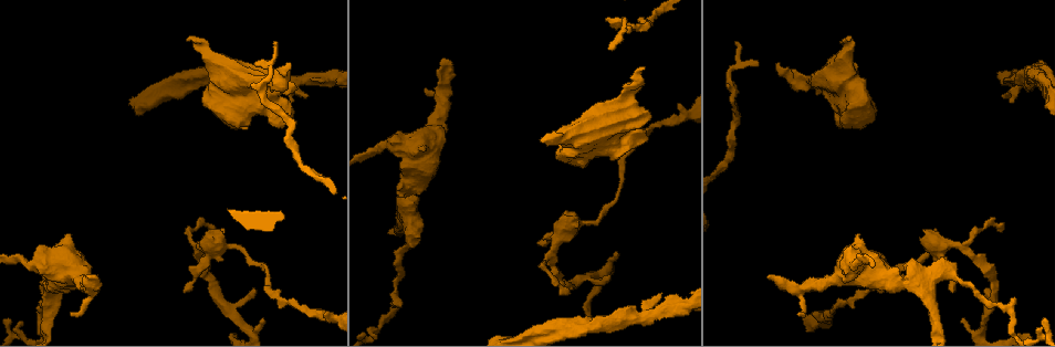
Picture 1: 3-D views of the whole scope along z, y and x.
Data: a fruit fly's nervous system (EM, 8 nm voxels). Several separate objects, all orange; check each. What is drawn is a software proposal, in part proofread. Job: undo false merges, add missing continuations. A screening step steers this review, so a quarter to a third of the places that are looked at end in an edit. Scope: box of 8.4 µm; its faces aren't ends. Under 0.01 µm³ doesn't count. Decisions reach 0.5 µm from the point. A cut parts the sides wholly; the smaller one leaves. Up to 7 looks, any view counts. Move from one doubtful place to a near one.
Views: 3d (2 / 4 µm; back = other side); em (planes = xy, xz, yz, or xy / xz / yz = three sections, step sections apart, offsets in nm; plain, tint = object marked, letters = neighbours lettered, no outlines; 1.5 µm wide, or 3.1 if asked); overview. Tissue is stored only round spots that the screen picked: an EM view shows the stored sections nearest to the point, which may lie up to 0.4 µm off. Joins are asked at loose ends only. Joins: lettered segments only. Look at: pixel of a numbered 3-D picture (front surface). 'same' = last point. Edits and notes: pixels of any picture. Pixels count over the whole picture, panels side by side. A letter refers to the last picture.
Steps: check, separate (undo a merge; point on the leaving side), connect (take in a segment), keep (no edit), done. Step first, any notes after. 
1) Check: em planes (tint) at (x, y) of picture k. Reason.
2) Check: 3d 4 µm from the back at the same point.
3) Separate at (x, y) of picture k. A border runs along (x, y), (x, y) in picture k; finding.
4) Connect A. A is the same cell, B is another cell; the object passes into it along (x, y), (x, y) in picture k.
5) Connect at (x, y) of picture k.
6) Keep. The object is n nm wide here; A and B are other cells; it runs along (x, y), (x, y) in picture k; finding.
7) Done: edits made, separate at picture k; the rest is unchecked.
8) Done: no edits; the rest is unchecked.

Check: 3d 4 µm from the back at (38, 312) of picture 1. Sharp bend.

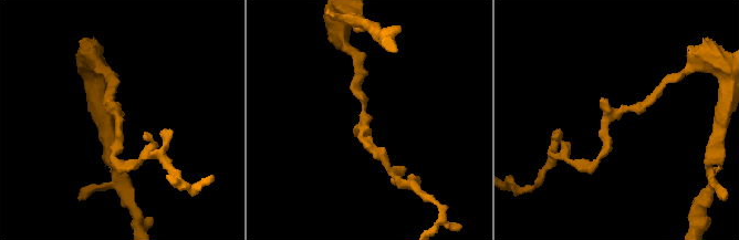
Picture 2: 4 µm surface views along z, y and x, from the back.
Check: em yz step 8 (tint) at (604, 122) of picture 2. Need the tissue.

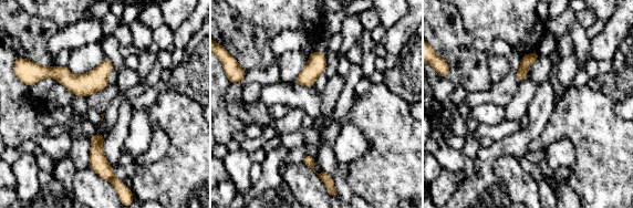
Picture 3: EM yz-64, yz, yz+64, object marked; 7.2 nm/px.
Check: em xz step 8 (letters) at the same point.

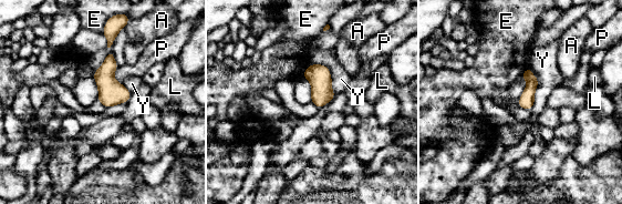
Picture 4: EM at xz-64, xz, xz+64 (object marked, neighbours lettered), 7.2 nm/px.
Keep. The object is 110 nm wide here; A, E, L, P and Y are other cells; a border runs along (310, 63), (306, 69) in picture 4; continuous, no second neuron.

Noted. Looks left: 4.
Check: em xy step 8 (letters) at (568, 294) of picture 1. Free end.

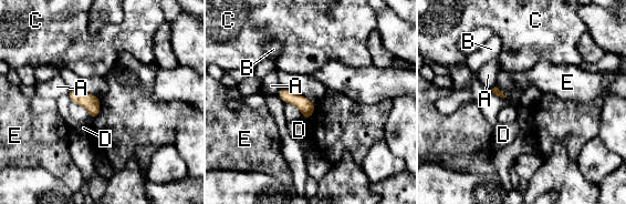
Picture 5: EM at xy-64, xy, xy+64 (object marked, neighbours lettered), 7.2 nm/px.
Keep. A, B, C, D and E are other cells; none of them fits.

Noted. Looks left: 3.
Check: em yz step 8 (tint) at (826, 315) of picture 1. Sudden change in width.

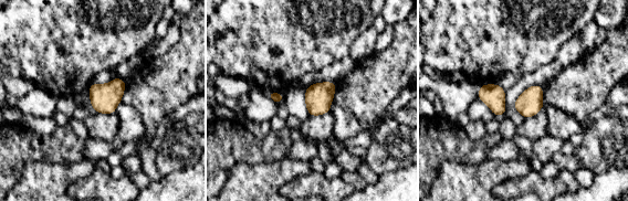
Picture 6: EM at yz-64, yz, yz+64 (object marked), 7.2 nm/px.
Check: em xz step 4 (letters) at the same point.

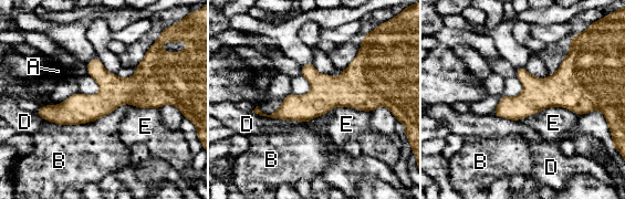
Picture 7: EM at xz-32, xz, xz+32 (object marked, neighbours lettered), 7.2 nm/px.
Keep. A, B, D and E are other cells; one neuron here.

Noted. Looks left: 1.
Done: no edits; the rest is unchecked.

